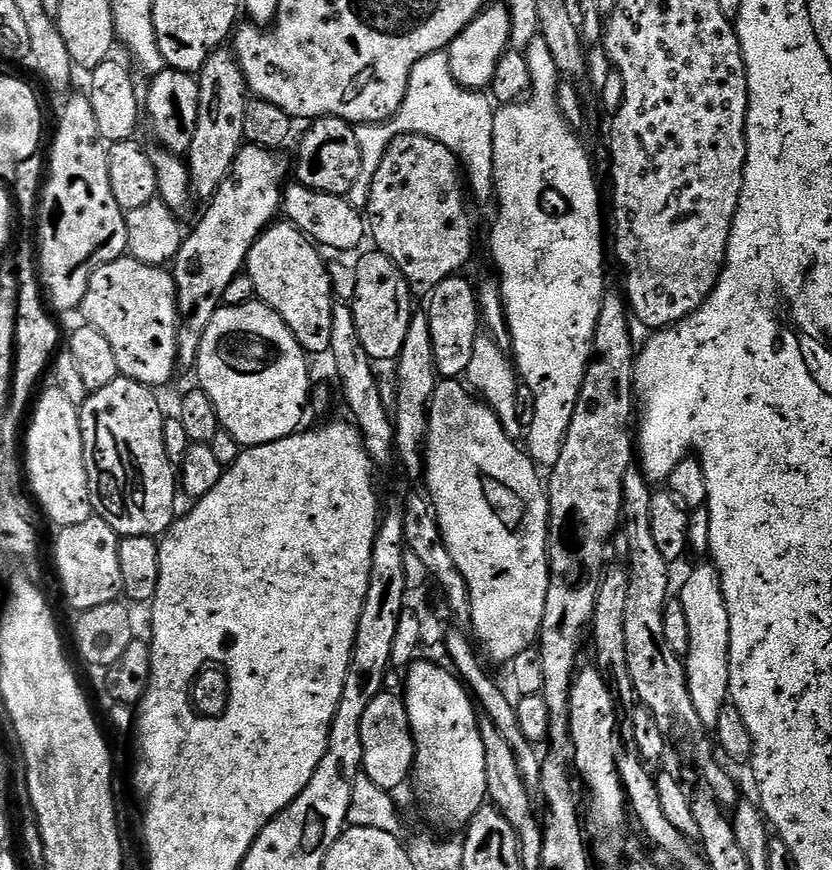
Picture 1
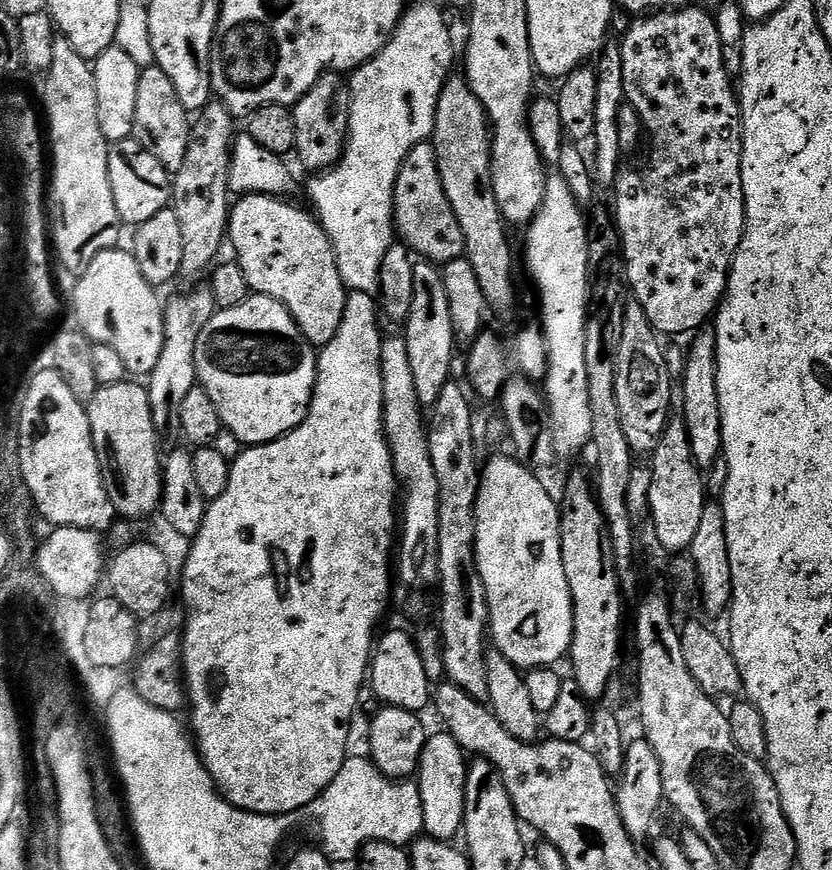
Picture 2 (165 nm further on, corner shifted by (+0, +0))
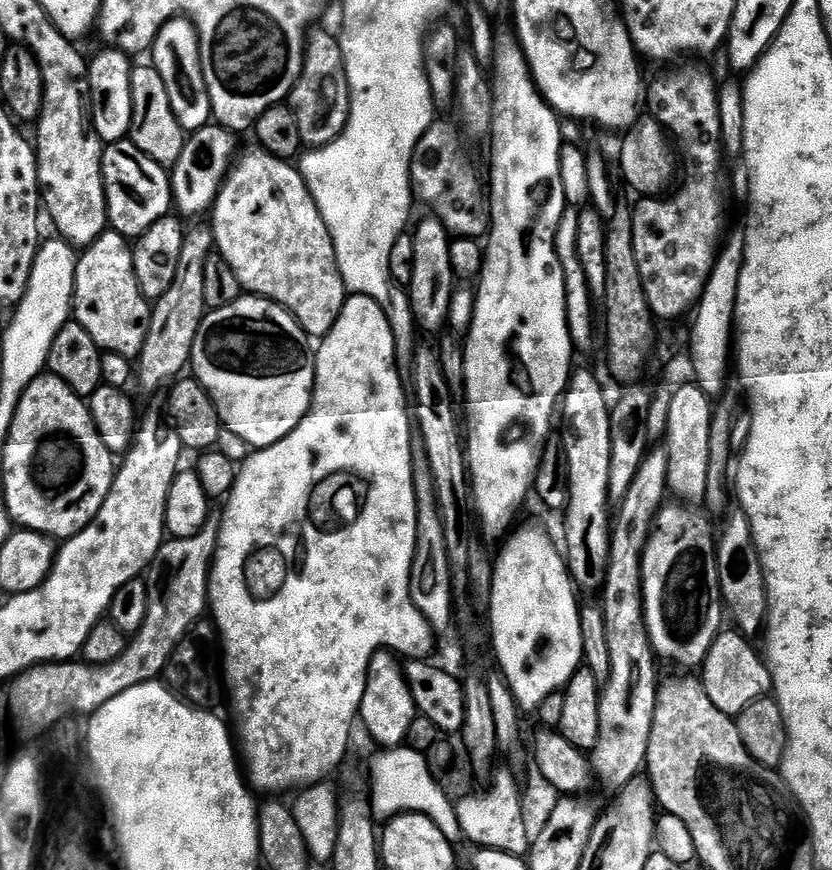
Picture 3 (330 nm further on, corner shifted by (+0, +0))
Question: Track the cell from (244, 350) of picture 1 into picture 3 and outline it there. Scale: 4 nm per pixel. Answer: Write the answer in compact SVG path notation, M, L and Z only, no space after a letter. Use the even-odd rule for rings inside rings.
M255 294L241 295L239 300L232 304L227 304L221 308L209 311L204 317L202 326L196 335L196 341L192 347L192 358L190 361L190 368L195 379L200 381L200 385L210 394L210 398L214 402L214 406L220 415L220 423L225 429L228 428L240 440L245 440L249 444L249 449L259 450L262 448L269 448L278 443L282 438L286 438L298 425L304 420L304 416L312 408L312 394L316 391L316 354L314 351L313 341L310 339L307 332L305 332L296 319L285 310L281 304L276 304L272 300L265 300L262 296Z

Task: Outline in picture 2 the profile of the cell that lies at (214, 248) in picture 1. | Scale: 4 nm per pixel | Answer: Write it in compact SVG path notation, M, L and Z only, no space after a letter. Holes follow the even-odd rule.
M211 291L196 292L193 296L184 296L166 308L166 327L168 341L164 343L164 353L158 366L147 377L146 387L148 395L152 397L153 409L168 408L172 400L179 401L183 393L197 387L198 373L196 371L196 346L204 325L207 324L218 305Z

